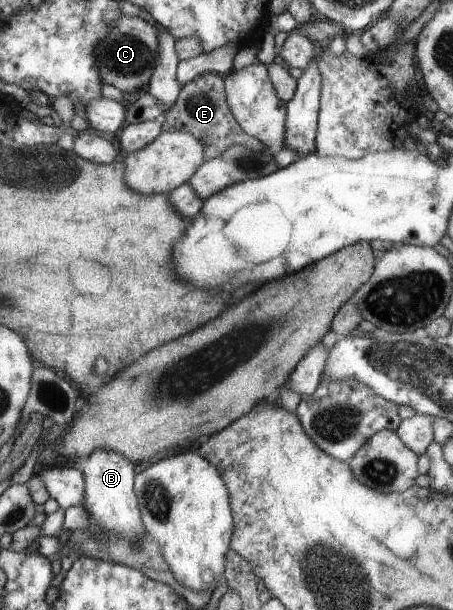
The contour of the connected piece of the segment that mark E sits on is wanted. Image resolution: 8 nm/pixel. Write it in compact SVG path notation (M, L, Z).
M207 72L185 83L177 103L160 117L161 131L180 129L199 138L204 145L204 157L208 160L222 156L228 148L235 145L256 153L271 150L263 141L245 132L239 125L228 101L226 79L221 73Z

